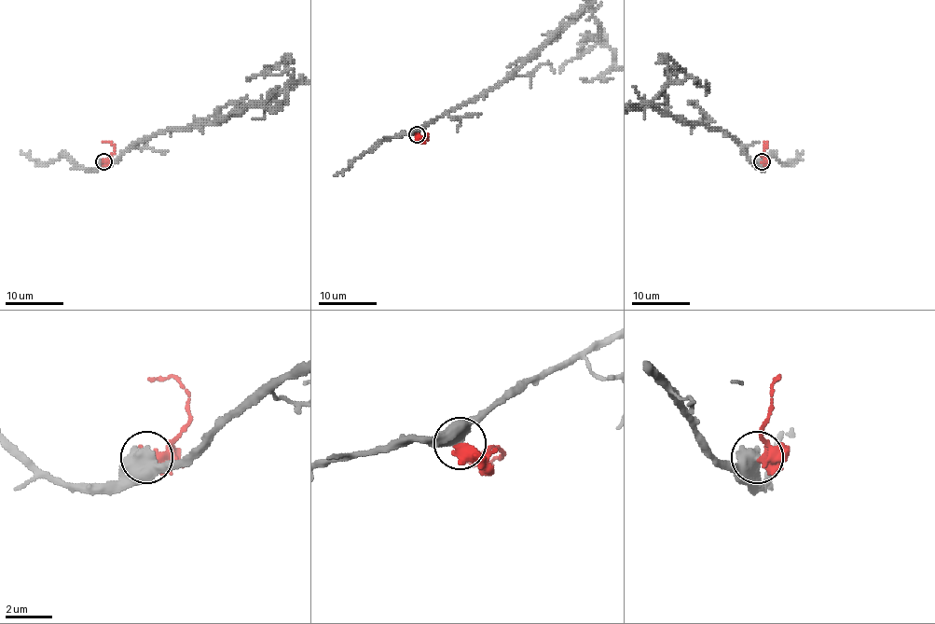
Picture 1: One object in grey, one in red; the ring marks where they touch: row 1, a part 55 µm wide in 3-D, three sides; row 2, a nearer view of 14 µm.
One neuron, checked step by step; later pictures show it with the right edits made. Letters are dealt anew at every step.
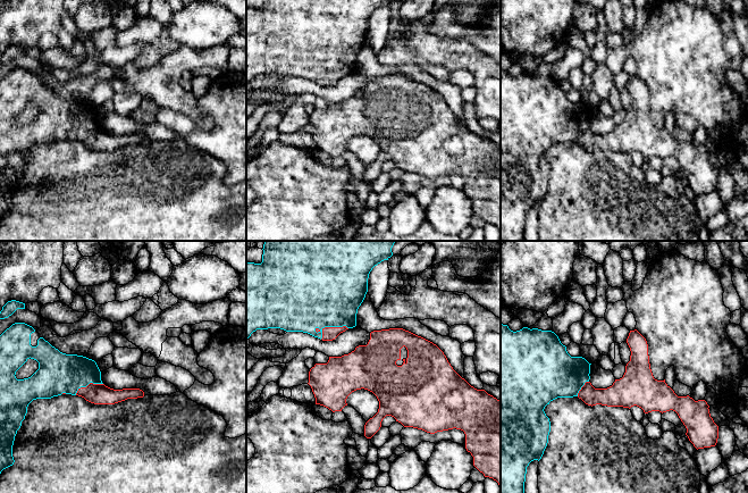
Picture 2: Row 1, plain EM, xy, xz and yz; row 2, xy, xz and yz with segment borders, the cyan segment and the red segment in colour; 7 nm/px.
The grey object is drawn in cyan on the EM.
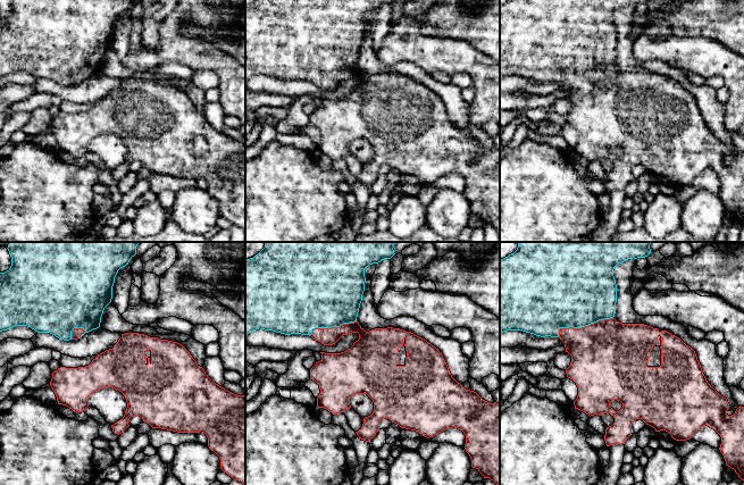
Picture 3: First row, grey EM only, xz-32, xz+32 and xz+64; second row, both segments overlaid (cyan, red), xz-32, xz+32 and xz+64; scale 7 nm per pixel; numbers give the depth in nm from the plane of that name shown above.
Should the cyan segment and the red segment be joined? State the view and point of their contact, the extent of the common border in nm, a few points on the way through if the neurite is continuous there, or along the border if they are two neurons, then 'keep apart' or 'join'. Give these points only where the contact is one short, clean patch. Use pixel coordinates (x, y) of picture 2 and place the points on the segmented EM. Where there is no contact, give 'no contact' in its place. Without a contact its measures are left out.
contact xz (330, 326); length 240 nm; join

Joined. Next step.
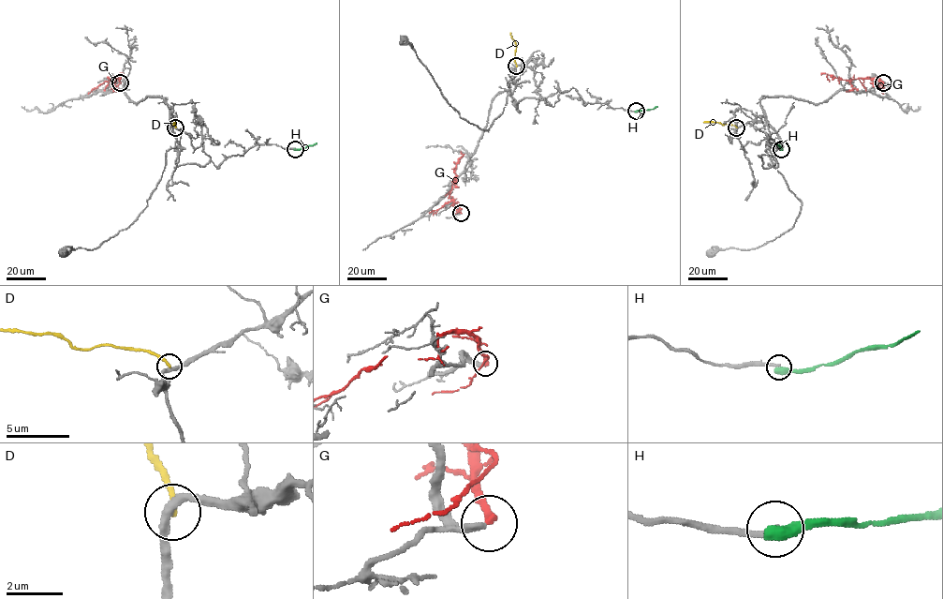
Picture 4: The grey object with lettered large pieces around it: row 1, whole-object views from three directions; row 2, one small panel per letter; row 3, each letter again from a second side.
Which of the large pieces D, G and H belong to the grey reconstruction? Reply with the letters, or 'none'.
none

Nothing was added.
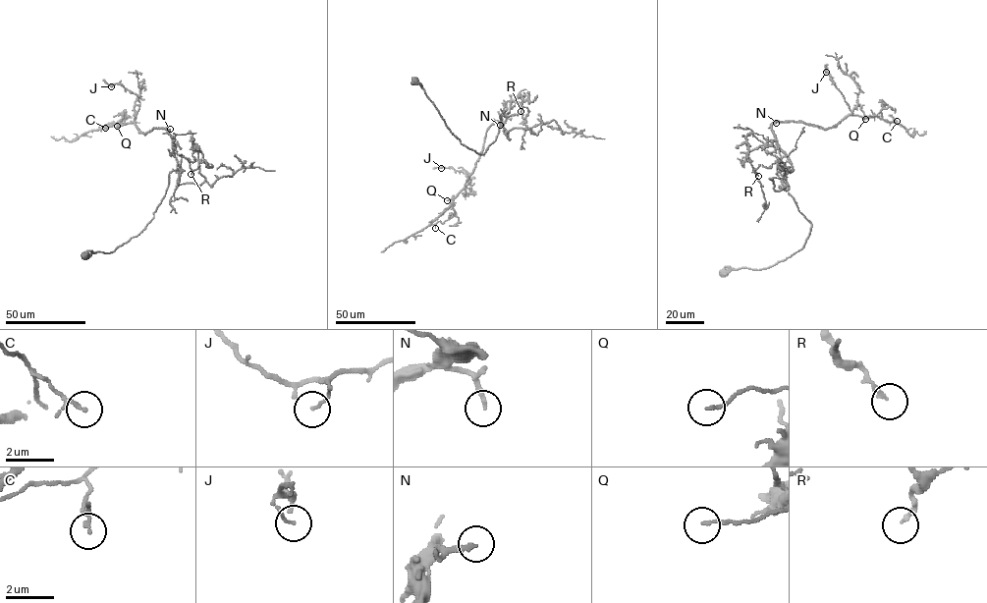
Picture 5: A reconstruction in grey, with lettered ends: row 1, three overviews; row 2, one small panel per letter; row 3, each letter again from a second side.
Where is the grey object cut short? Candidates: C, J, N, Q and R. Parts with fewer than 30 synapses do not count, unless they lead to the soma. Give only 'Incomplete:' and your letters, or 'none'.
Incomplete: N

